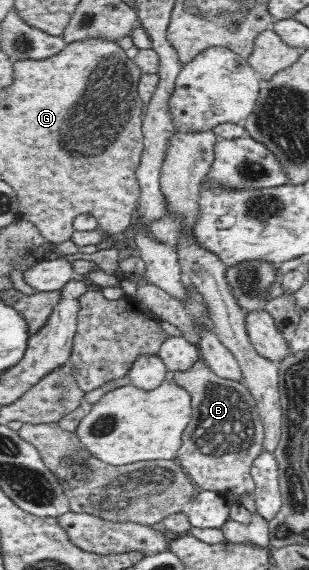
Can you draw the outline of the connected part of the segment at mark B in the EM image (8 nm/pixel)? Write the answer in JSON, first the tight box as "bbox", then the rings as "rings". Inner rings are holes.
{"bbox":[173,359,264,505],"rings":[[[203,359],[192,366],[190,372],[176,372],[173,381],[190,395],[192,416],[188,426],[182,432],[182,444],[176,452],[175,460],[180,464],[195,486],[204,491],[220,493],[229,505],[240,505],[241,497],[254,494],[255,484],[252,480],[252,463],[263,452],[264,427],[257,409],[256,400],[245,384],[218,376]]]}

